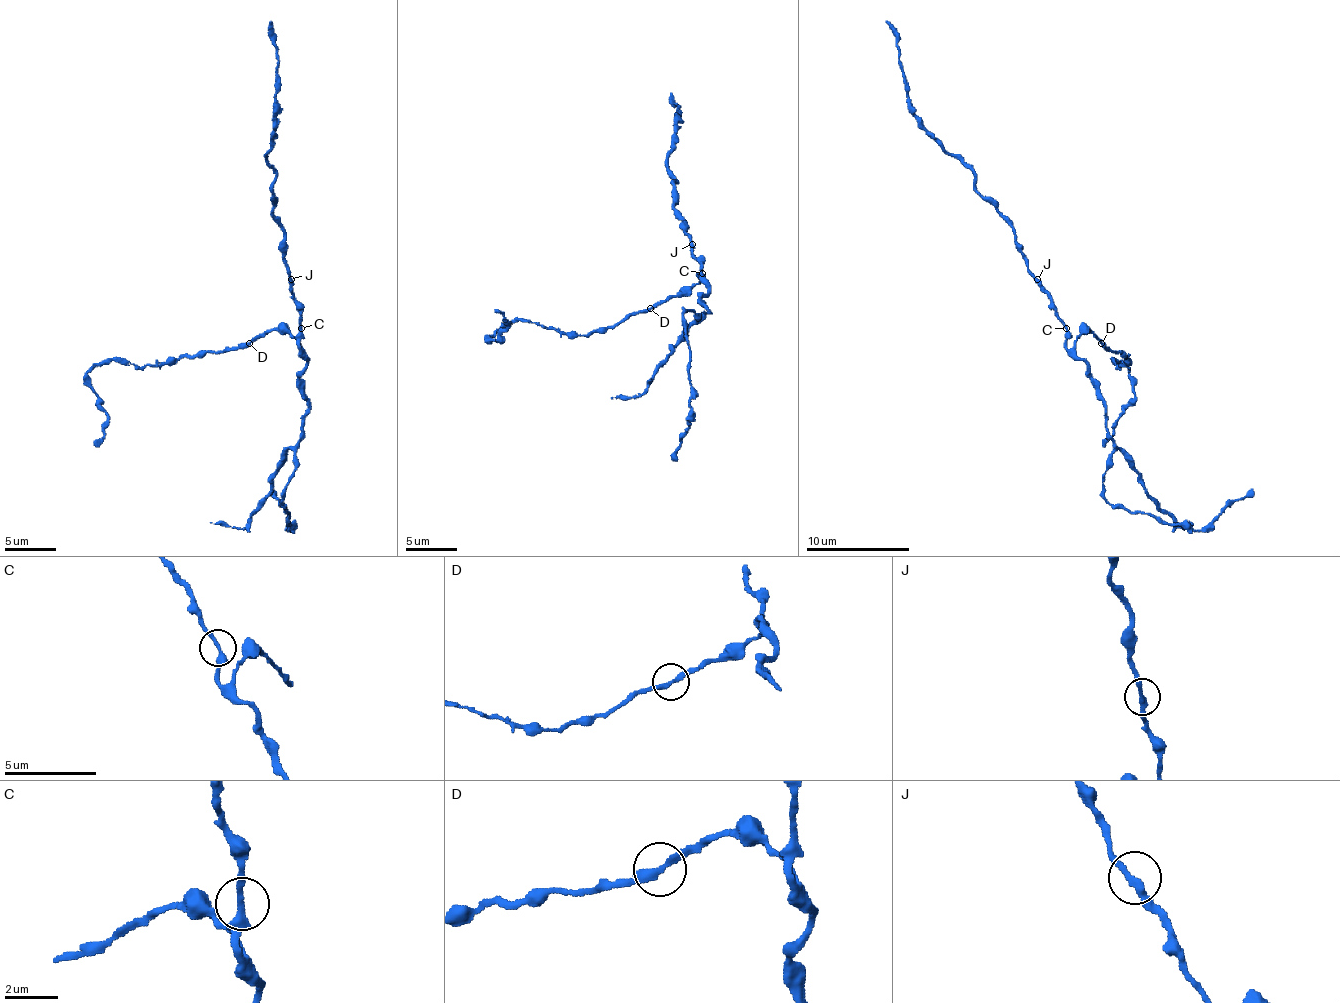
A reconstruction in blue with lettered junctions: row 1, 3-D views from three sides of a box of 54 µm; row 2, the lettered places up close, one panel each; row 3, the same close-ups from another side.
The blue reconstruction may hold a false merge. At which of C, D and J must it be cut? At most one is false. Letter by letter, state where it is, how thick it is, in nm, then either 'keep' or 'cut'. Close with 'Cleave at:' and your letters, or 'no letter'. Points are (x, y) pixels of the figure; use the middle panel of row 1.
C: at (702, 273); 280 nm thick; keep
D: at (650, 308); 260 nm thick; keep
J: at (692, 244); 280 nm thick; keep
Cleave at: no letter

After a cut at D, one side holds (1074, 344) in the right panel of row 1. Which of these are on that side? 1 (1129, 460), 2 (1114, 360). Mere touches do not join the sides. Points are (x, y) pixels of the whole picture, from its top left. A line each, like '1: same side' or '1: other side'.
1: same side
2: other side

